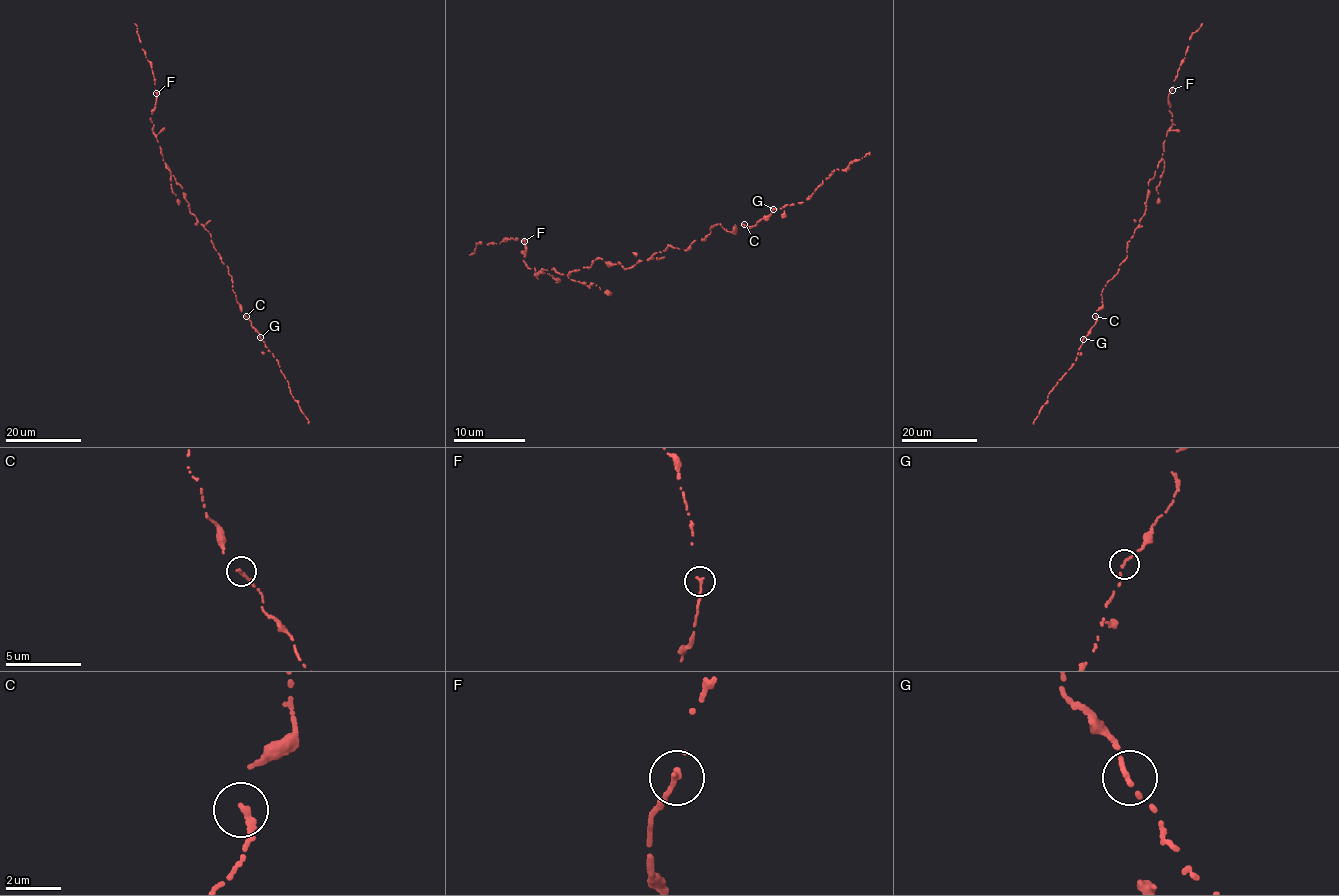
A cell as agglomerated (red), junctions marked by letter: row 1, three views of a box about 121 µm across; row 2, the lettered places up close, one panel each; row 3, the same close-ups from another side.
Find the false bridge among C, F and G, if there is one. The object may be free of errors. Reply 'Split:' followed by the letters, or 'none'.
Split: F

